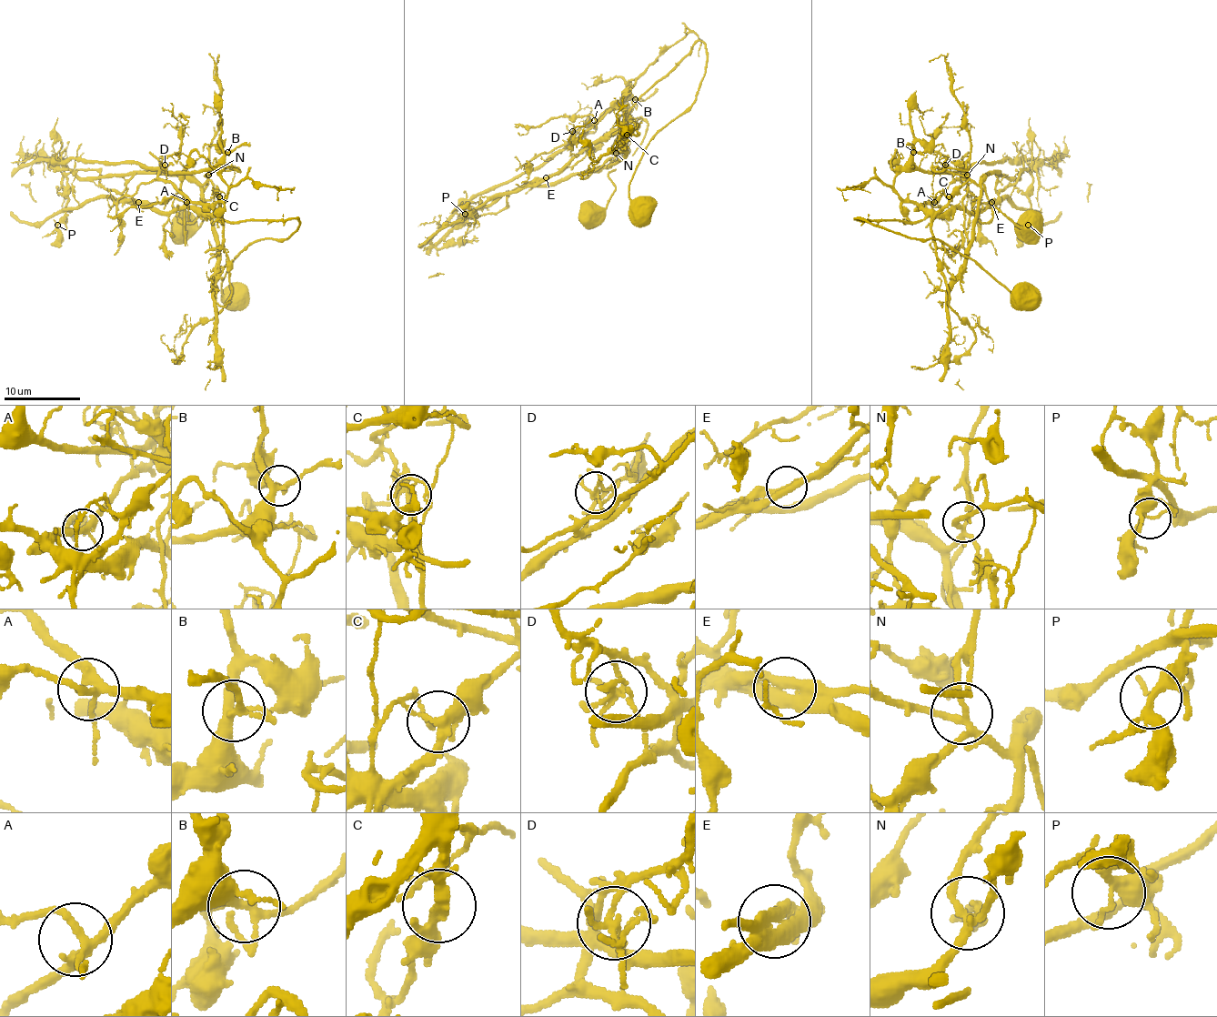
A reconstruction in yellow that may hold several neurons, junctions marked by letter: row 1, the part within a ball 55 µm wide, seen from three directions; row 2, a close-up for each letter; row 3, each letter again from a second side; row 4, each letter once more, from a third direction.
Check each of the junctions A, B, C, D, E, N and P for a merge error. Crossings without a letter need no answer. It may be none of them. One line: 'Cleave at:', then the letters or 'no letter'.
Cleave at: C, D, E

